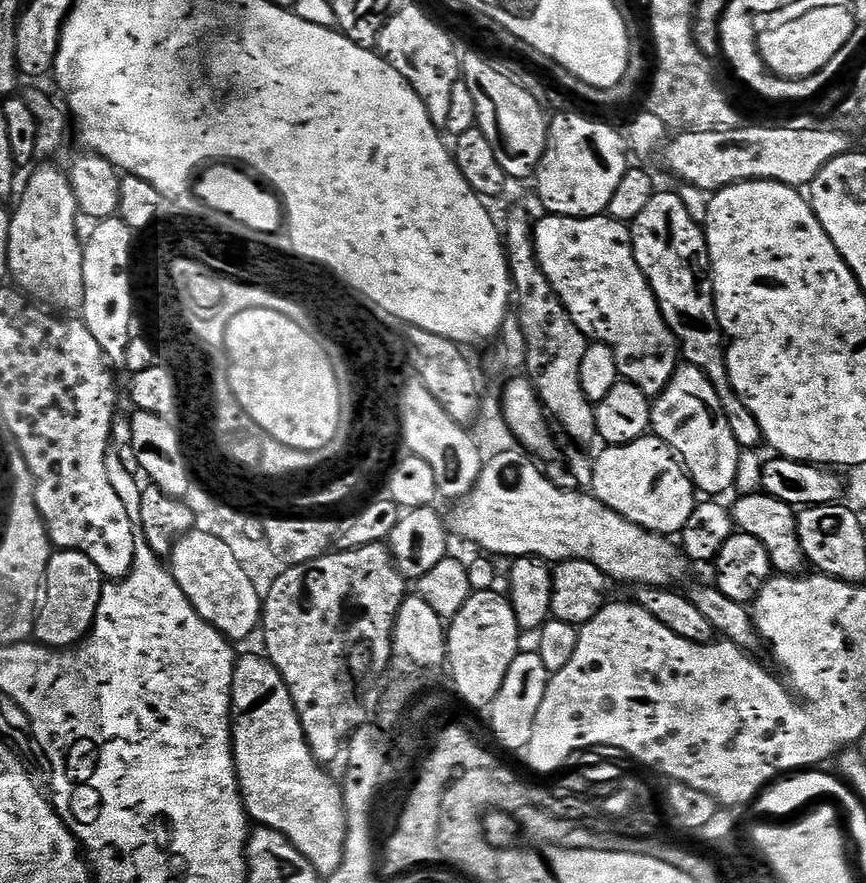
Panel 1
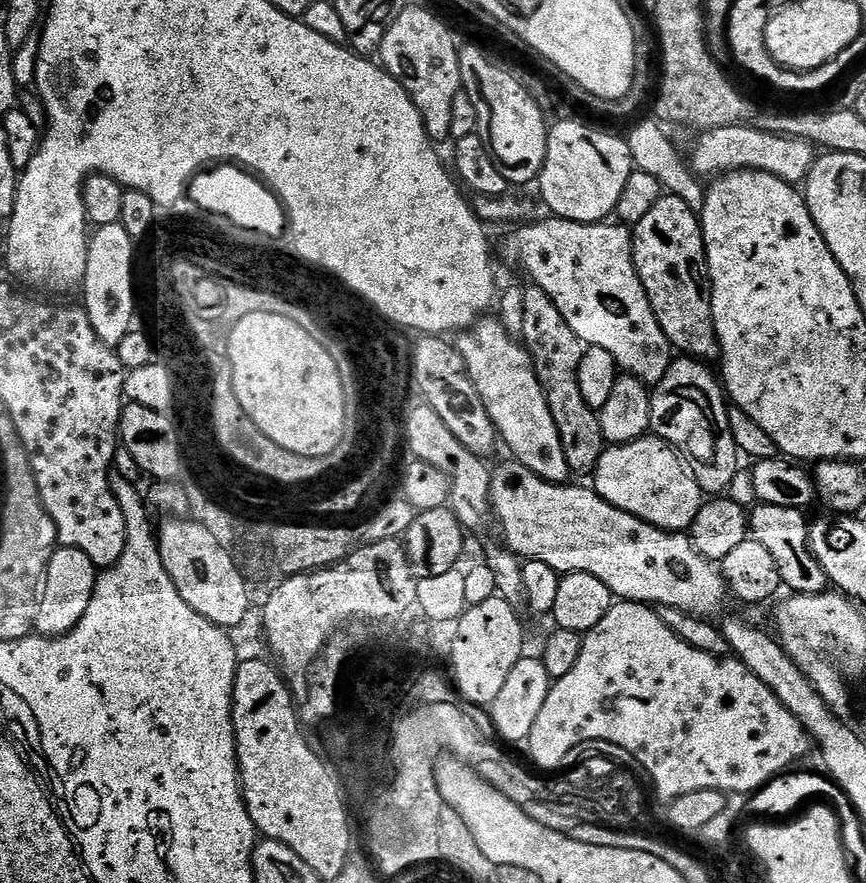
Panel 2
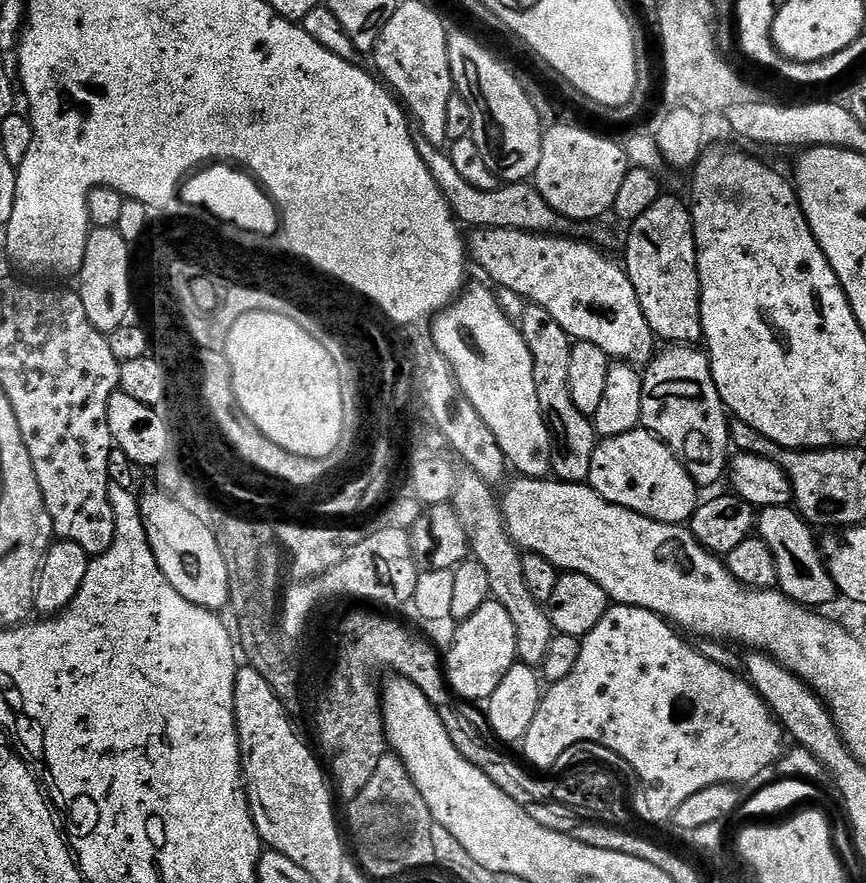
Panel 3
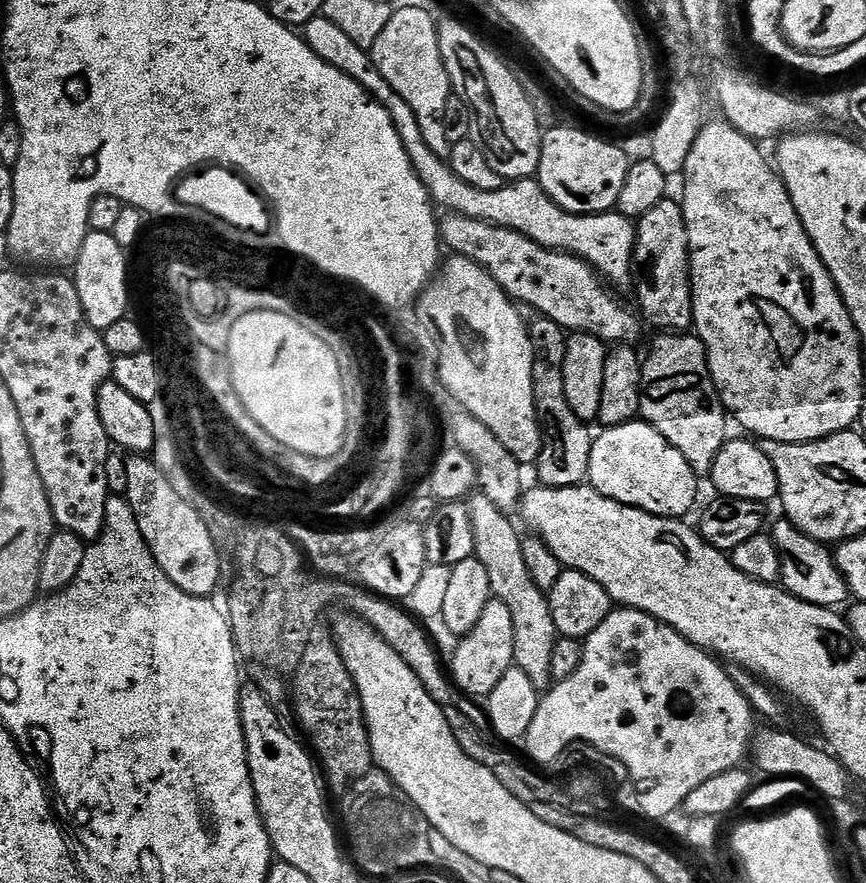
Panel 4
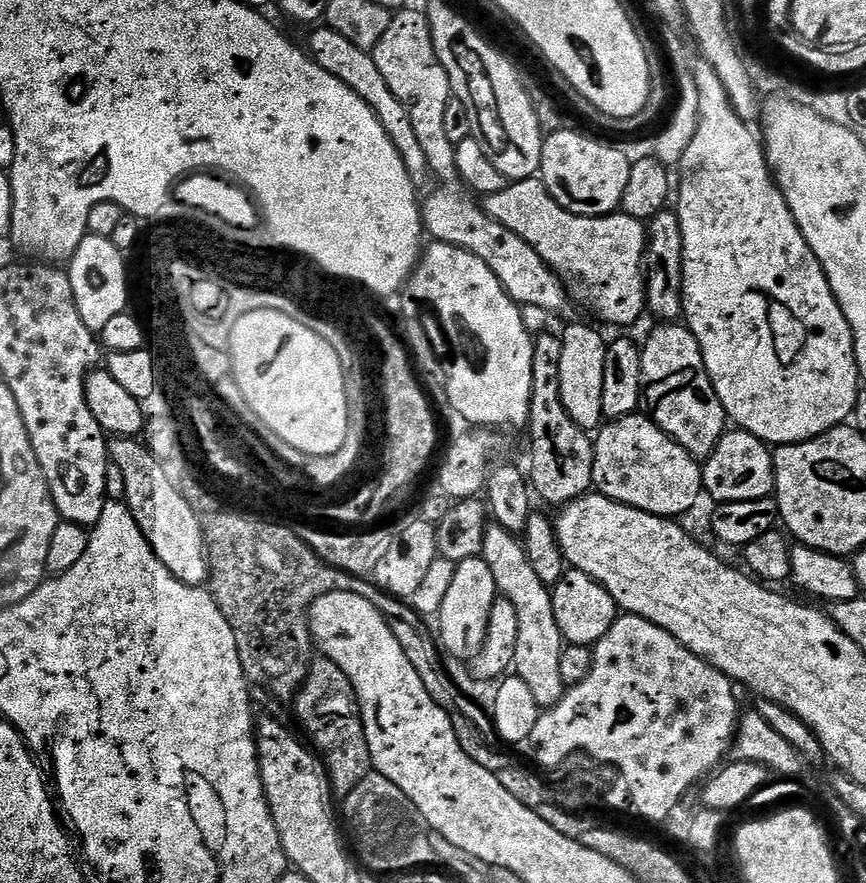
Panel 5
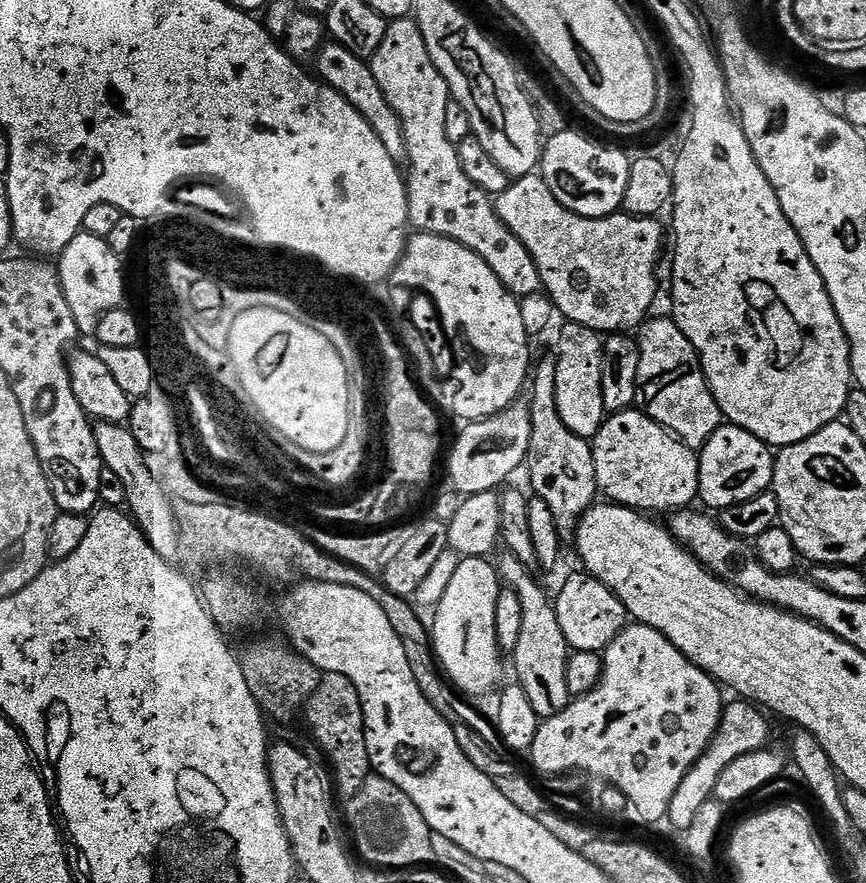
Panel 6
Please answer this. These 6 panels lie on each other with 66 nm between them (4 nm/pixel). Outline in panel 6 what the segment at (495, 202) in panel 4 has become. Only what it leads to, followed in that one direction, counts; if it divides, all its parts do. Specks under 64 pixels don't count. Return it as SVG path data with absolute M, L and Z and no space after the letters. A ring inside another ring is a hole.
M335 42L325 43L320 51L315 53L315 60L317 68L315 71L319 79L334 90L338 90L338 94L342 94L342 98L346 98L346 102L350 102L350 106L354 106L354 110L358 110L358 114L362 114L362 118L370 122L374 134L378 134L378 142L386 146L386 154L390 154L390 158L394 158L397 162L403 161L406 156L404 127L398 114L394 114L394 106L386 102L386 96L382 94L382 88L378 86L378 80L372 73L371 63L358 58L358 54L350 54L346 46ZM539 174L531 176L521 176L513 179L509 183L508 189L502 195L495 197L496 213L502 218L504 223L515 236L520 239L522 246L526 246L526 250L530 254L530 258L534 258L534 266L538 266L538 274L543 291L552 302L552 307L557 313L560 312L565 317L567 323L577 324L578 326L586 326L590 330L601 334L628 334L633 330L639 329L644 321L649 319L652 303L656 300L656 263L660 260L660 251L664 248L664 232L666 236L666 228L659 223L656 218L647 216L630 216L627 214L617 214L615 216L603 216L597 220L591 220L585 216L574 214L570 210L566 210L566 206L562 206L558 202L558 198L554 198L554 194L550 194L550 186L546 186L544 177Z

